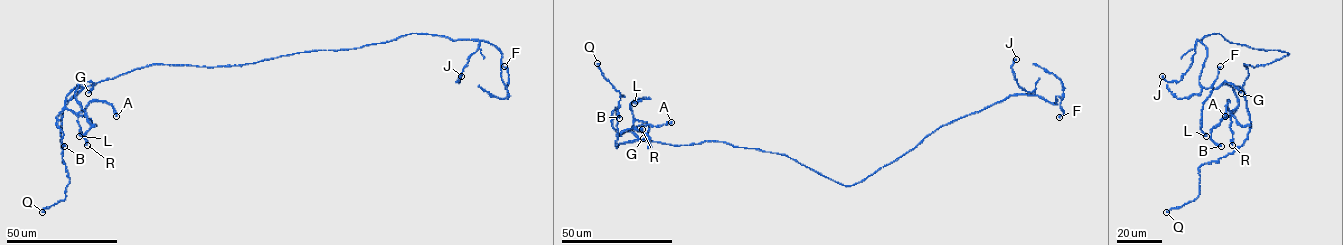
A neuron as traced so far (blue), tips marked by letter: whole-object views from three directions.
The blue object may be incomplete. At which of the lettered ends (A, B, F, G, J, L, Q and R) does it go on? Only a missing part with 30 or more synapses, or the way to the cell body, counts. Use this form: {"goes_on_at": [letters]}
{"goes_on_at": []}

